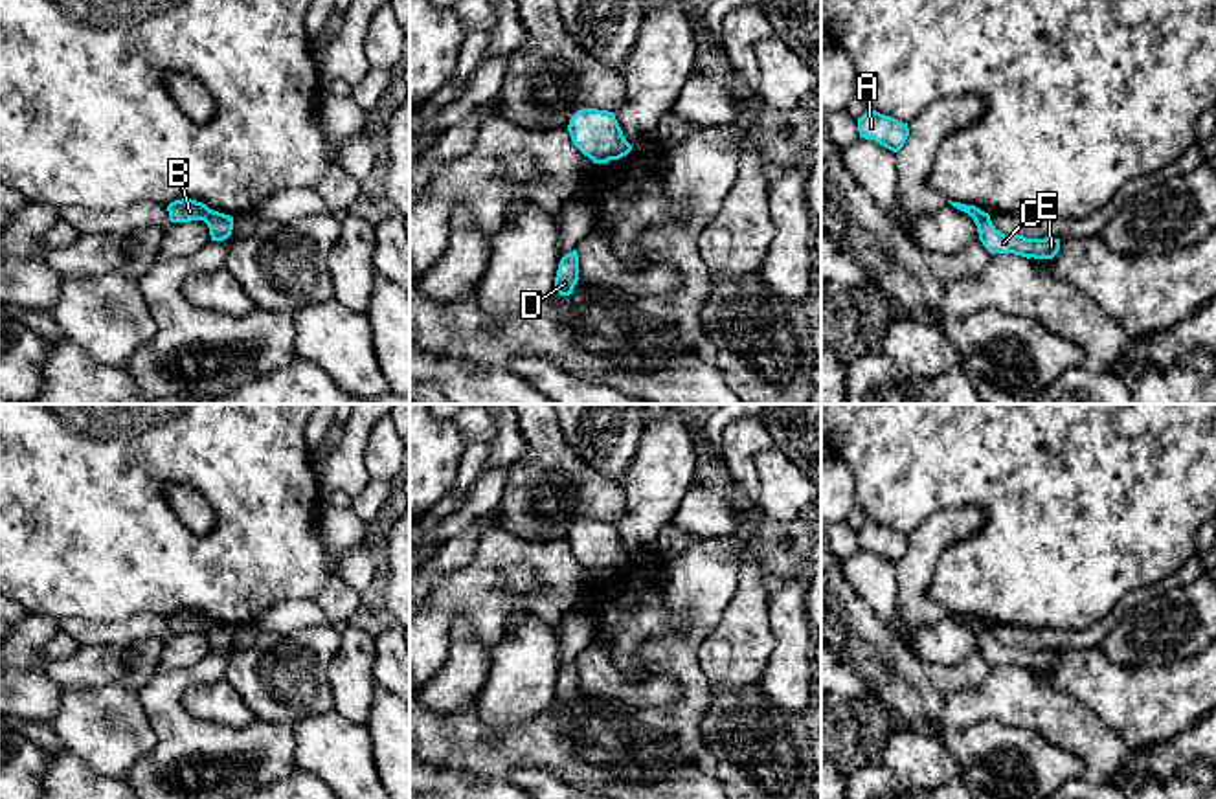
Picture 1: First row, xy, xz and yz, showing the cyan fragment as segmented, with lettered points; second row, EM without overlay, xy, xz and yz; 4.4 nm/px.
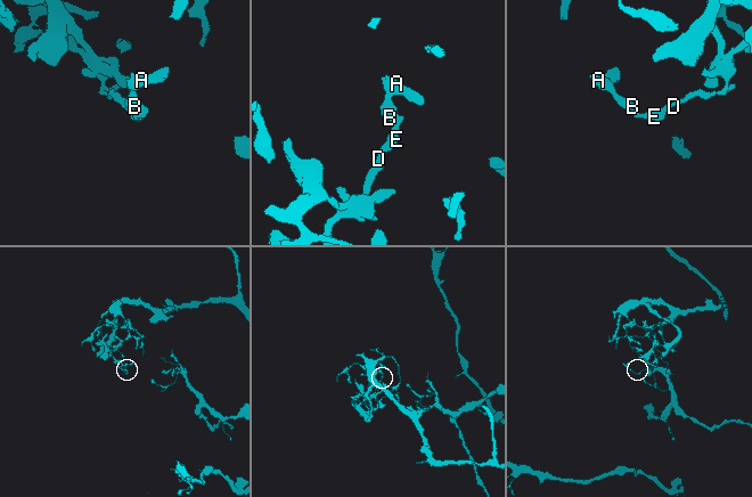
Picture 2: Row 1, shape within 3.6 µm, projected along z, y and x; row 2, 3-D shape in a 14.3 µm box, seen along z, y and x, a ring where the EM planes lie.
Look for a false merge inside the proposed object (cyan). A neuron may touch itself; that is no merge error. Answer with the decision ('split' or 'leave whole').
leave whole

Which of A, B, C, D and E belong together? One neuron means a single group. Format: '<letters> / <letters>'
A B C D E

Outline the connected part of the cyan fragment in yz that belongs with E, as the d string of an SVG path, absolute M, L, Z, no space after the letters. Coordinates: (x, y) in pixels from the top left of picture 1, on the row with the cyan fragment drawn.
M951 200L948 202L974 219L979 241L992 255L1014 253L1027 259L1053 259L1060 250L1060 239L1027 239L1023 235L1005 235L992 224L990 215L981 211L979 208Z

